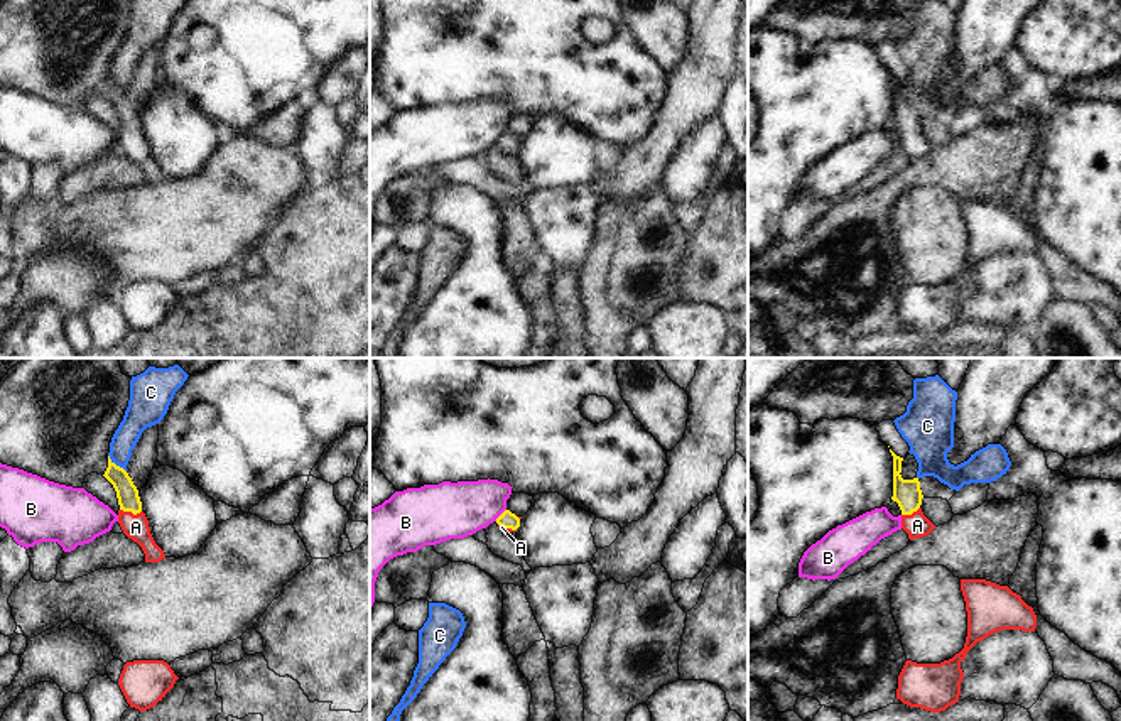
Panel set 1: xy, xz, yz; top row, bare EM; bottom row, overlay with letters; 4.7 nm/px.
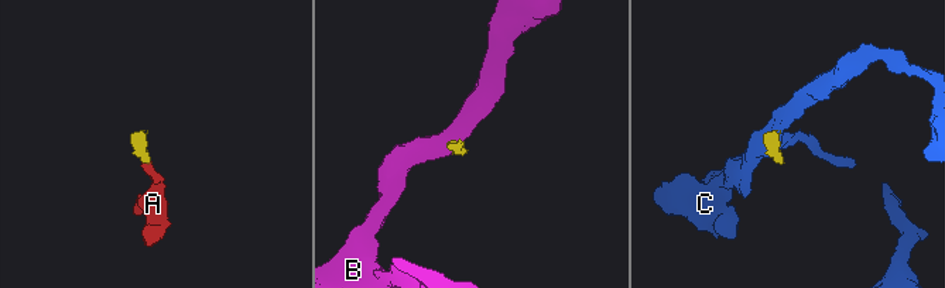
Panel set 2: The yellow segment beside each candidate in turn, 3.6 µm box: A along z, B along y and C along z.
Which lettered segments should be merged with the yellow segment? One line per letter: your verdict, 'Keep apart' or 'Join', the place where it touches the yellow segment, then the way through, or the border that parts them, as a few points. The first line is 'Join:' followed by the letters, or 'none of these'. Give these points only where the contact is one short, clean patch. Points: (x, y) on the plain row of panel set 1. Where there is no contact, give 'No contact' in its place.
Join: A
A: Join. Touches yellow at xy (130, 132). Path across: xy (127, 115), (130, 132), (135, 149)
B: Keep apart. Touches yellow at xz (500, 137). Boundary: xz (505, 130), (495, 142)
C: Keep apart. Touches yellow at xy (115, 86). Boundary: xy (108, 76), (125, 93).

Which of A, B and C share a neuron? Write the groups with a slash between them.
A / B / C

